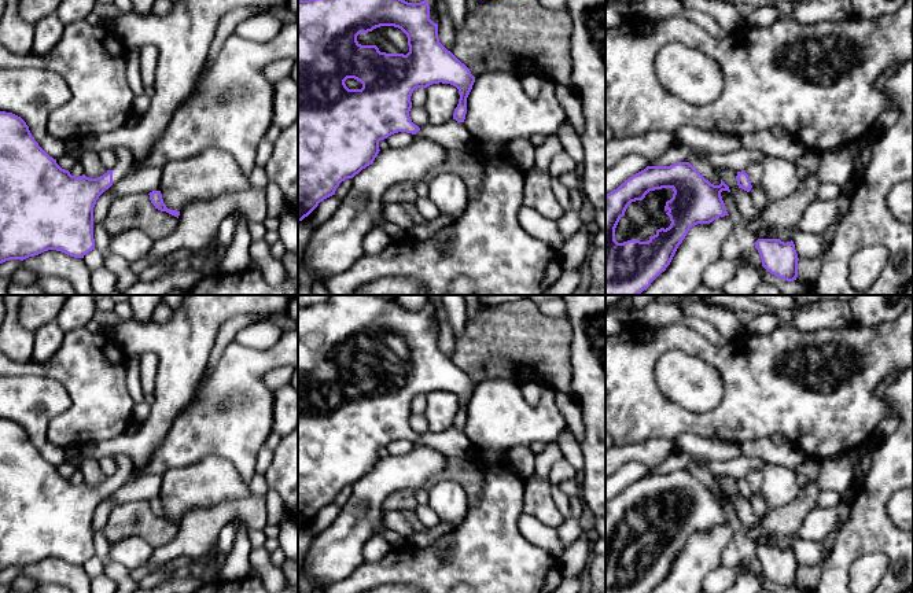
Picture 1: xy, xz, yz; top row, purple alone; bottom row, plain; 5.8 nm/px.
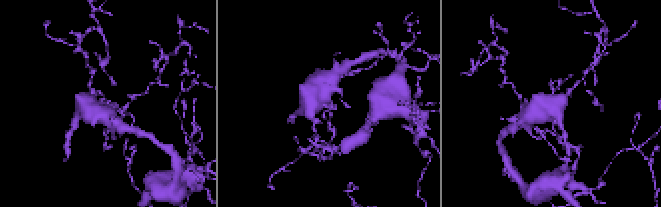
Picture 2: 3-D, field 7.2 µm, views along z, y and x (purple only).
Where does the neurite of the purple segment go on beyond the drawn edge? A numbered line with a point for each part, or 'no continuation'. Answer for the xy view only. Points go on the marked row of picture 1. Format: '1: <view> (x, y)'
1: xy (124, 157)

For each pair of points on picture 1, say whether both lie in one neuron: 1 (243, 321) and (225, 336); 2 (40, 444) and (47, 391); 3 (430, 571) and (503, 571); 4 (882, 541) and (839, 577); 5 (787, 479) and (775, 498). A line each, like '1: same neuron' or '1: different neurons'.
1: same neuron
2: same neuron
3: same neuron
4: same neuron
5: same neuron

